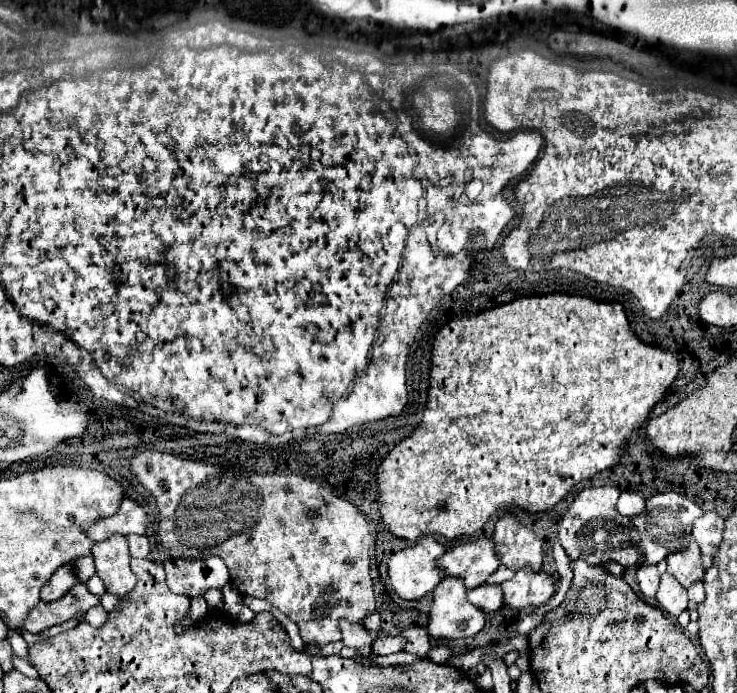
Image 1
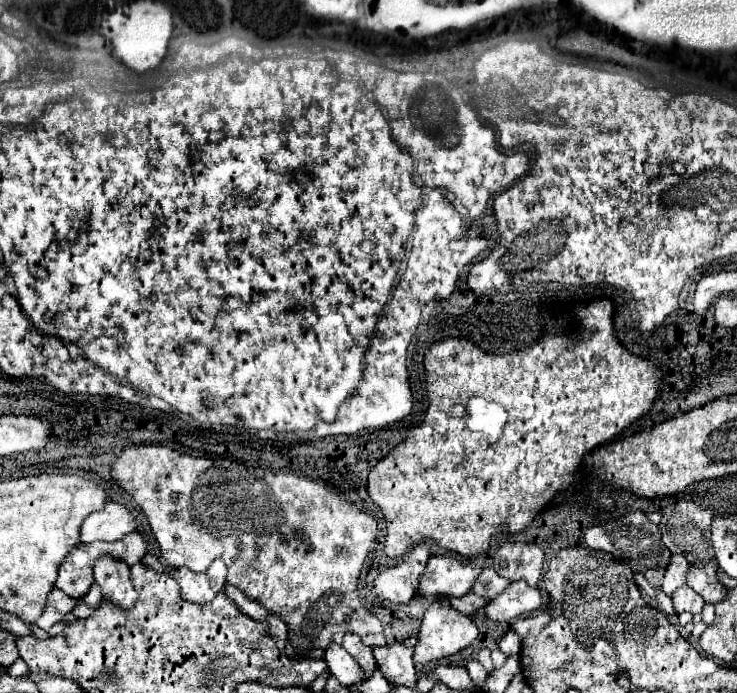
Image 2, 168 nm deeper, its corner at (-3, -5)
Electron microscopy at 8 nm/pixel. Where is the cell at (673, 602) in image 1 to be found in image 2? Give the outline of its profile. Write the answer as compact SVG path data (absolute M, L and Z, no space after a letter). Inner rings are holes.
M683 586L679 588L675 594L673 594L673 604L677 608L677 612L693 612L693 614L701 614L703 606L705 606L705 600L689 586Z

